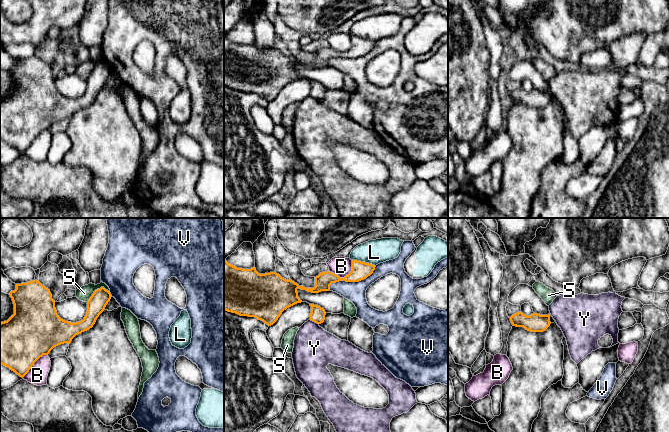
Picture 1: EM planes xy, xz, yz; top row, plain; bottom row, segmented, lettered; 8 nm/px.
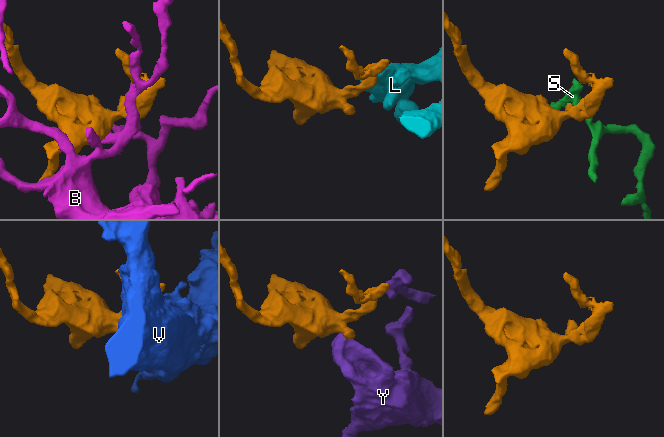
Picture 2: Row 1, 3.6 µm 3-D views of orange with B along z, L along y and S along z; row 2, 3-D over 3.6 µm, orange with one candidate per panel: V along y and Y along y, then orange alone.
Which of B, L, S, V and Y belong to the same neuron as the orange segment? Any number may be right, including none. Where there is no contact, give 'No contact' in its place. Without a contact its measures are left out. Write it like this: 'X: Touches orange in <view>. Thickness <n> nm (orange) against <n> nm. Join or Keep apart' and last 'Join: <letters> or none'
B: Touches orange in xz. Thickness 140 nm (orange) against 160 nm. Keep apart
L: Touches orange in xz. Thickness 140 nm (orange) against 200 nm. Keep apart
S: Touches orange in xy. Thickness 150 nm (orange) against 120 nm. Keep apart
V: Touches orange in xz. Thickness 140 nm (orange) against 160 nm. Keep apart
Y: Touches orange in xz. Thickness 120 nm (orange) against 340 nm. Join
Join: Y

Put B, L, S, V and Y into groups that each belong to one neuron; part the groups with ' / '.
B / L / S / V / Y

